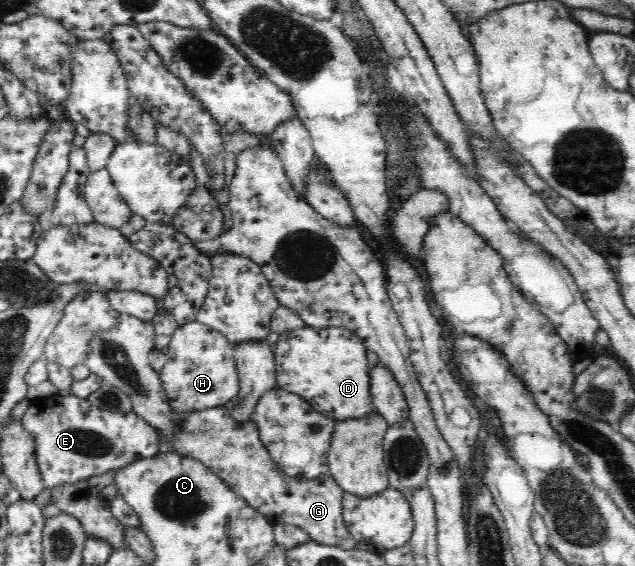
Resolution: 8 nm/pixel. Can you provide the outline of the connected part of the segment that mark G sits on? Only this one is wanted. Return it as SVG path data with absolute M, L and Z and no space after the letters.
M120 313L115 328L99 332L89 340L89 356L85 364L91 373L129 395L132 412L156 427L160 433L161 452L175 452L200 460L241 496L249 507L269 519L272 525L292 524L307 531L309 539L315 543L353 549L352 535L343 522L342 501L345 493L330 473L315 480L287 477L260 441L258 426L253 421L237 423L231 415L230 406L193 411L183 416L183 422L179 422L179 413L173 411L168 402L159 373L149 364L154 340L152 321Z

